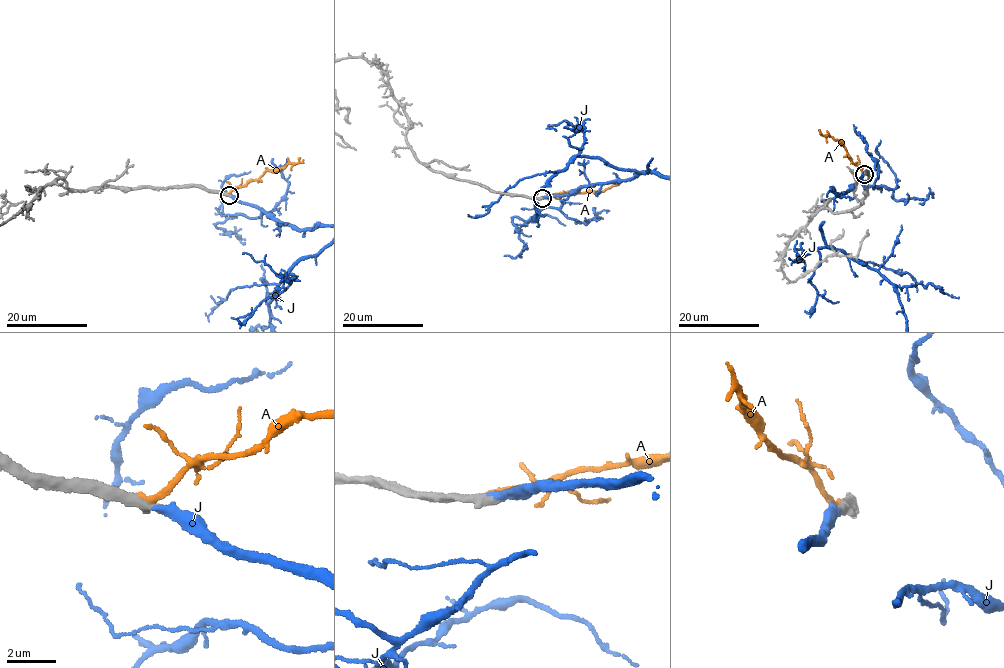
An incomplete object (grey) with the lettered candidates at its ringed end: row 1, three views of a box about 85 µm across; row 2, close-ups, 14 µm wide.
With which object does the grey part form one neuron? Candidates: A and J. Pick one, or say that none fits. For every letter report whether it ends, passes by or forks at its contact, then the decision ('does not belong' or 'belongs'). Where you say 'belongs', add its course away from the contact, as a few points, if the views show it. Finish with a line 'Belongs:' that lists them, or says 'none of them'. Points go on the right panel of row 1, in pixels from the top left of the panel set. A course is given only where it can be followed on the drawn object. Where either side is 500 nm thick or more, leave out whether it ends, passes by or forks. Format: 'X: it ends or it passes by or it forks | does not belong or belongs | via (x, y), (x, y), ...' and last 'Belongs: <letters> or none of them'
A: does not belong
J: it ends | belongs
Belongs: J

